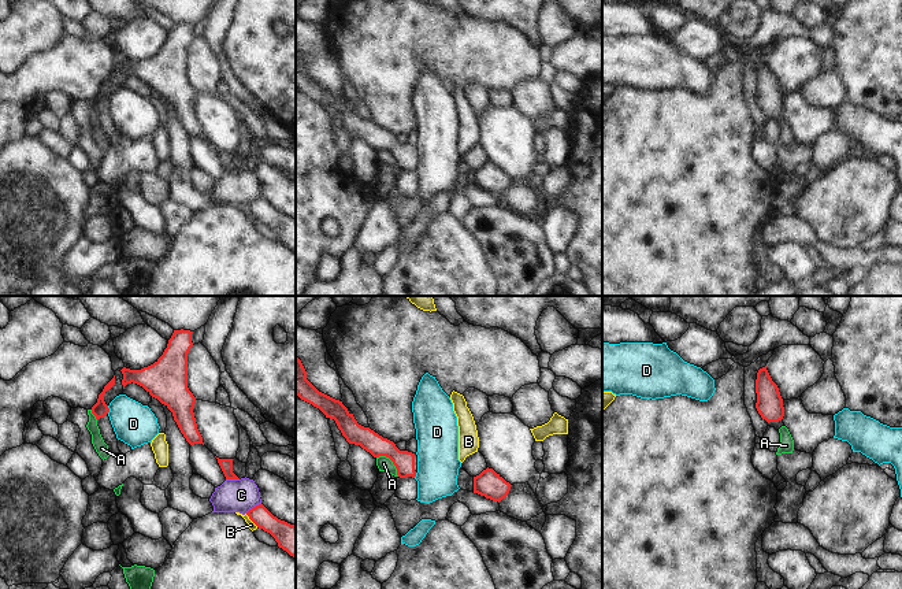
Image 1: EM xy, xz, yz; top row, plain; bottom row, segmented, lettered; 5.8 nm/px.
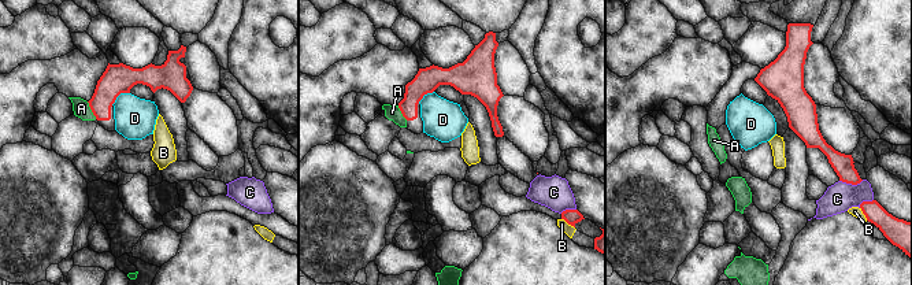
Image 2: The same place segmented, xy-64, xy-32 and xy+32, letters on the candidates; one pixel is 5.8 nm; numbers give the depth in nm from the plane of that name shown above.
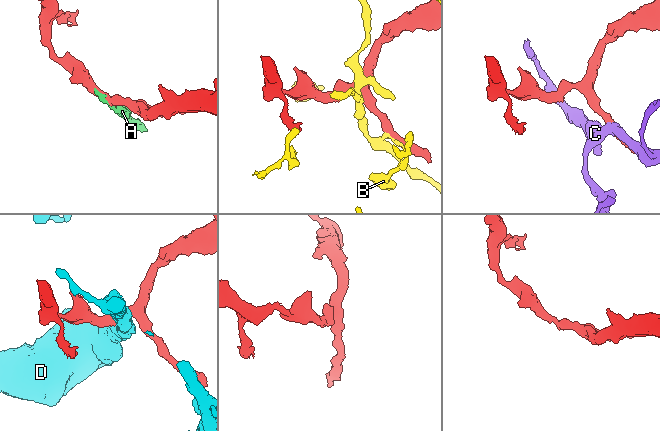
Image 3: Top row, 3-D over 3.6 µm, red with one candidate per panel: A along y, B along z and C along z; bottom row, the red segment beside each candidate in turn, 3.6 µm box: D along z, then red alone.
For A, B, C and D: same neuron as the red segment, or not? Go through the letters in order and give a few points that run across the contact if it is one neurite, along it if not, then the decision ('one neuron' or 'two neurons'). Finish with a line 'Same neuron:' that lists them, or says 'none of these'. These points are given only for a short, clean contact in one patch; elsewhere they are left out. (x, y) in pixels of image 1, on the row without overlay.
A: line xz (377, 149), (386, 149), (398, 169); two neurons
B: line xy (245, 207), (258, 219); two neurons
C: two neurons
D: line xy (107, 99), (108, 106); two neurons
Same neuron: none of these

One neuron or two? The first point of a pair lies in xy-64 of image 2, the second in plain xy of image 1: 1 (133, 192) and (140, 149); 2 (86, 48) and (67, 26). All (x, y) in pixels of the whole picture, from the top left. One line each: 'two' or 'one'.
1: two
2: one

